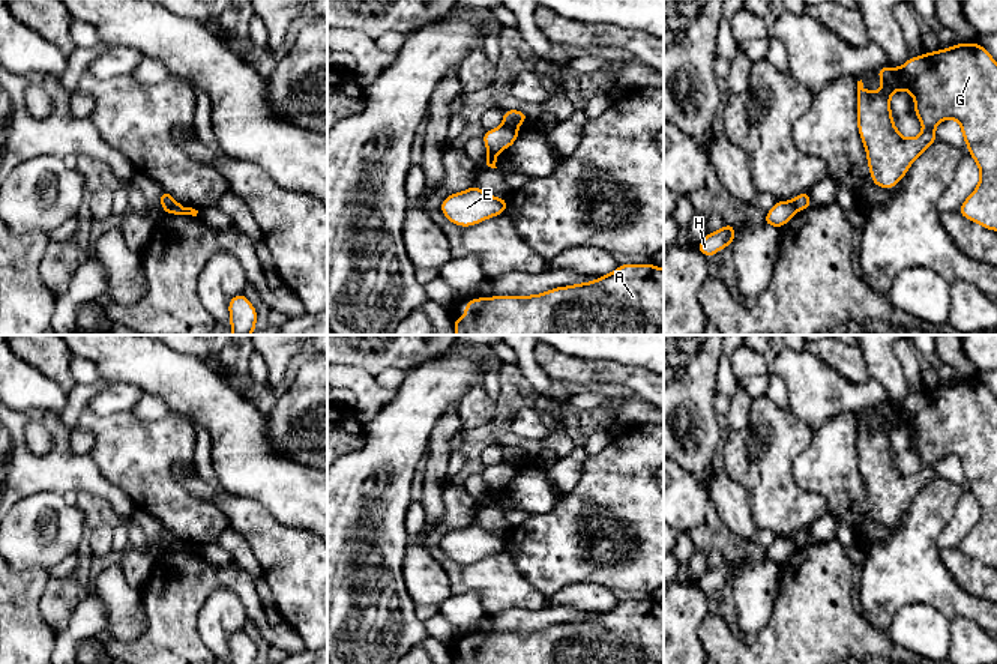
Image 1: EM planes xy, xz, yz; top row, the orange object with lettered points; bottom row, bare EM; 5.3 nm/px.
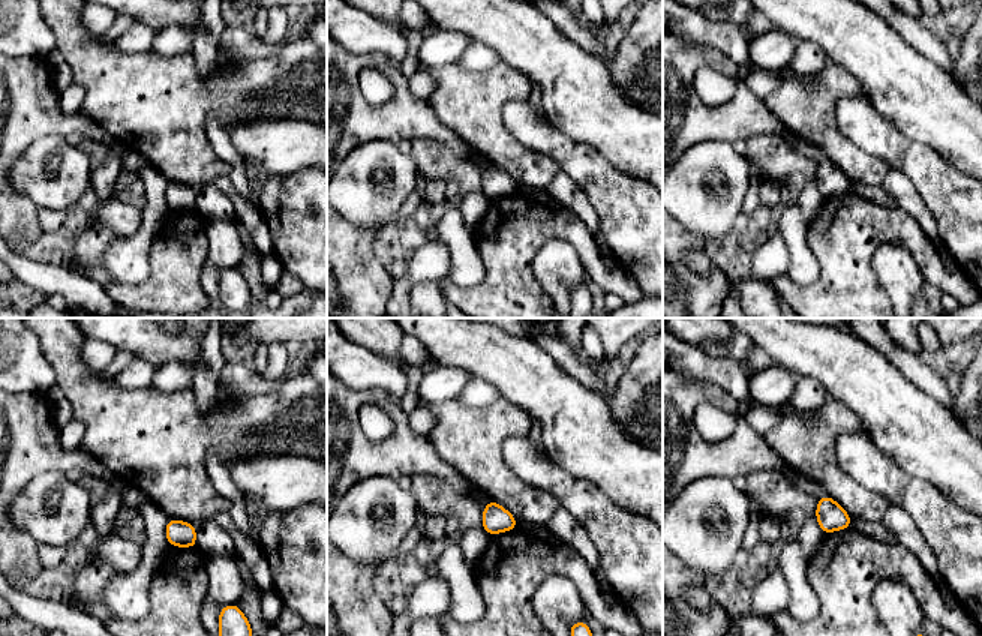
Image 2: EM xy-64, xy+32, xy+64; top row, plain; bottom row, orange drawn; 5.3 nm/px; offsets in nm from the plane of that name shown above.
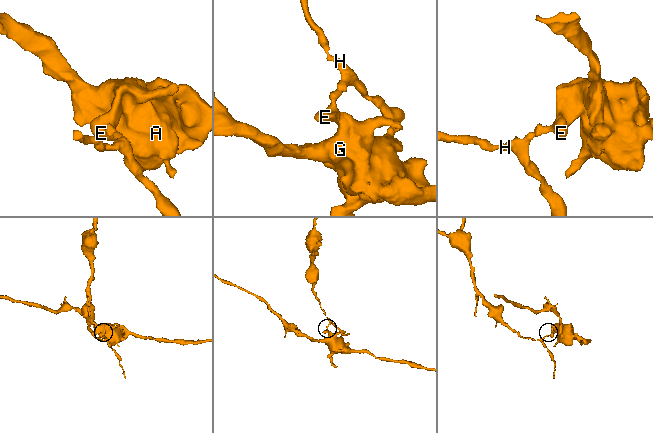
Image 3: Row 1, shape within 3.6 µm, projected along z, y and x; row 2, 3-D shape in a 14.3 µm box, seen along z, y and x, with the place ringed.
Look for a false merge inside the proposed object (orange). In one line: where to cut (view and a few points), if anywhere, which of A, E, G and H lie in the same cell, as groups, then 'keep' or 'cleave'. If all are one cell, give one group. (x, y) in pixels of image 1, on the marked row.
xy (177, 203), (165, 212) | A E G / H | cleave

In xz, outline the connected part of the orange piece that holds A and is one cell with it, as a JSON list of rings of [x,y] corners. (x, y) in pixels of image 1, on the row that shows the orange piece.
[[[629,263],[599,279],[541,294],[468,299],[465,314],[453,318],[453,330],[456,335],[664,335],[664,269],[652,263]]]

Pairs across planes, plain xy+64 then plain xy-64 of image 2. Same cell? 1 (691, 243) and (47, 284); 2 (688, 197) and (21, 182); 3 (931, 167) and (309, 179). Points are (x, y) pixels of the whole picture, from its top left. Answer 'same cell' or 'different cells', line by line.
1: different cells
2: same cell
3: same cell

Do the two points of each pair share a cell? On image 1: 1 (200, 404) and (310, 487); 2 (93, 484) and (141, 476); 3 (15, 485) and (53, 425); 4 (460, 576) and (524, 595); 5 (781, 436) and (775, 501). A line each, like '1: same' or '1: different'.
1: same
2: different
3: same
4: same
5: same

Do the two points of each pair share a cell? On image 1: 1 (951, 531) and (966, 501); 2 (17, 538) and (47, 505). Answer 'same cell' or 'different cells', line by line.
1: same cell
2: same cell

